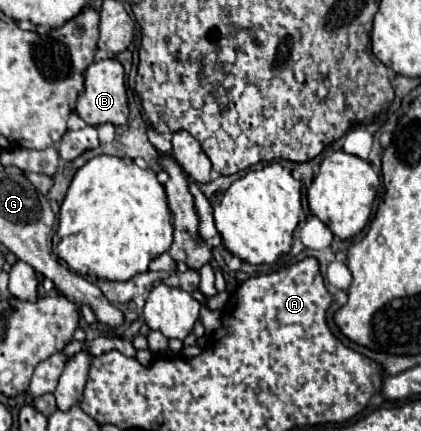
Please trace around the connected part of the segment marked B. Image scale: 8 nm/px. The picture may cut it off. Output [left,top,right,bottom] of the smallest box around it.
[76,58,128,126]

